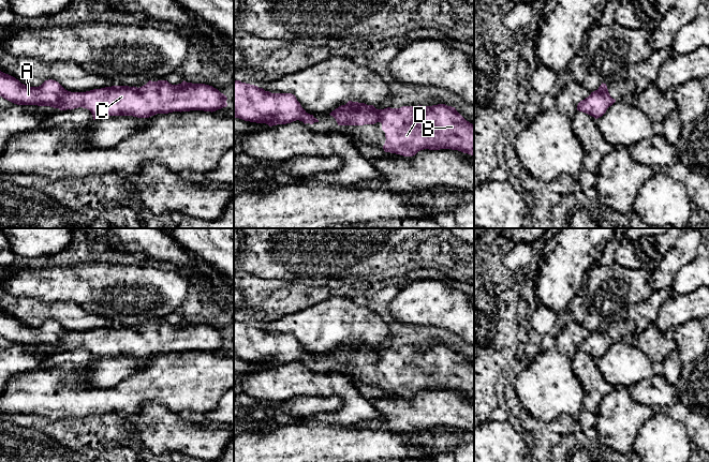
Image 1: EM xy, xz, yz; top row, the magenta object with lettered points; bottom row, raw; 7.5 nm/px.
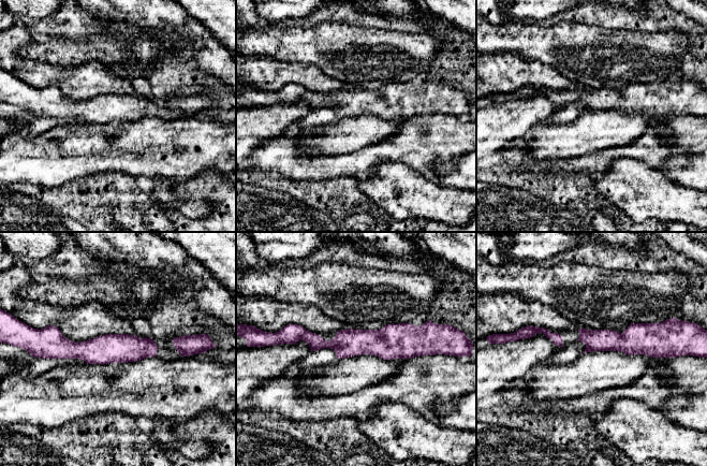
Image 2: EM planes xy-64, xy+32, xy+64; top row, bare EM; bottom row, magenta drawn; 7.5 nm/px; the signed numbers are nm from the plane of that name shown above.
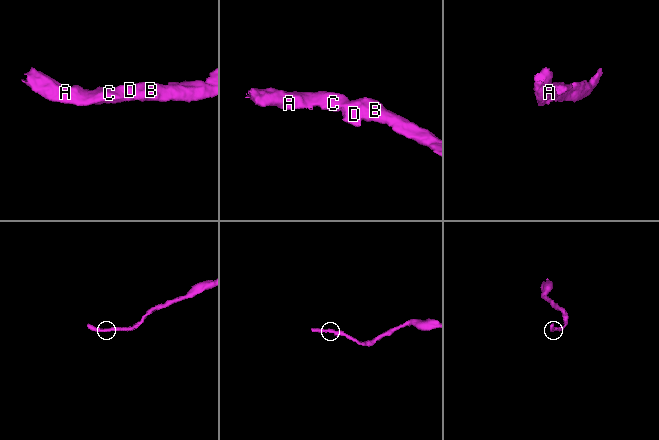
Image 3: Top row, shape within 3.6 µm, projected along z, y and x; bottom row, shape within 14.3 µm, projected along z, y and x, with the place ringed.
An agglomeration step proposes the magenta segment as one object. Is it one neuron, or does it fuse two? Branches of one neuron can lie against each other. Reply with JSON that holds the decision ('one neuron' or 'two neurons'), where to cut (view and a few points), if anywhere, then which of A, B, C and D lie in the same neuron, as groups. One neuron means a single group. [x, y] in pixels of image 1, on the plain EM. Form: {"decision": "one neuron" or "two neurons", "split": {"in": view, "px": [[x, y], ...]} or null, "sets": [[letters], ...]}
{"decision": "one neuron", "split": null, "sets": [["A", "B", "C", "D"]]}

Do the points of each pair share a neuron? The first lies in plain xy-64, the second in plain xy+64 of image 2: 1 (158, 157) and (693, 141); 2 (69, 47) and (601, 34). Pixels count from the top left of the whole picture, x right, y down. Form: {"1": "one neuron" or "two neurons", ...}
{"1": "one neuron", "2": "one neuron"}

